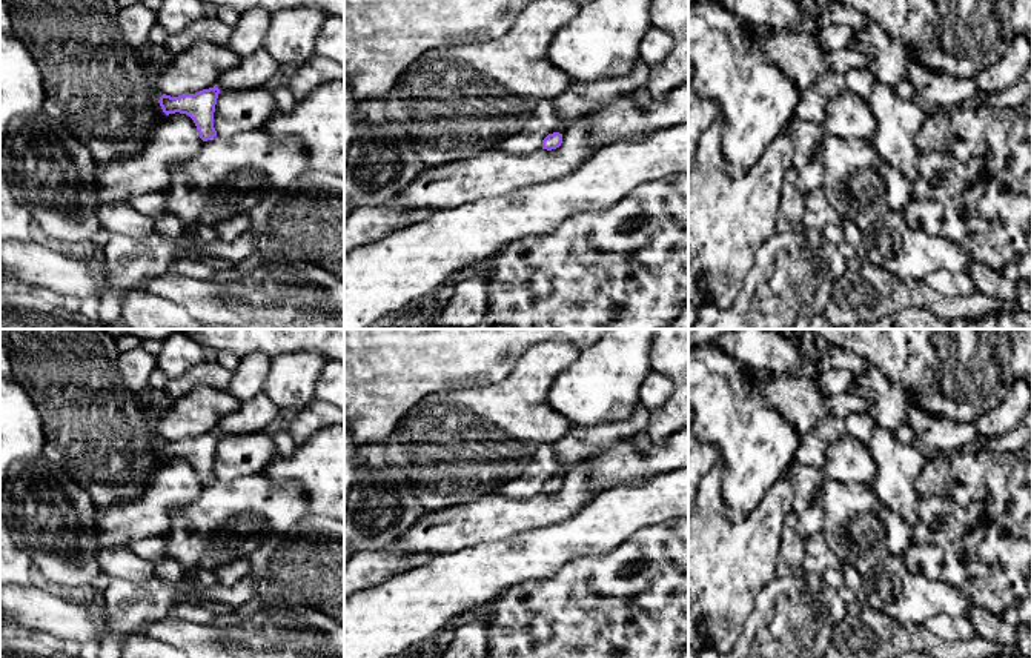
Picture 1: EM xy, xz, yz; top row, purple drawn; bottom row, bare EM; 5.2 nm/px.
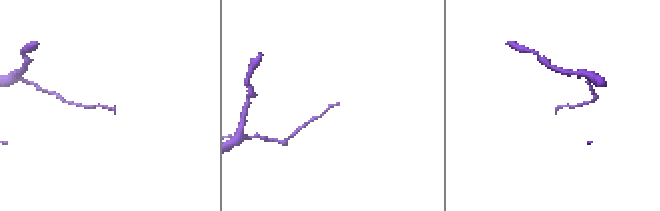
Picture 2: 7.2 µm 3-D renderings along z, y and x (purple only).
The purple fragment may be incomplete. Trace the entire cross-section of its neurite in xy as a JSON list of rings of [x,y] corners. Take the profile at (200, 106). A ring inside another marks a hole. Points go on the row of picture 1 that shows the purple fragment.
[[[217,86],[178,97],[163,94],[158,103],[166,115],[175,112],[189,115],[197,126],[200,138],[207,141],[217,137],[214,112],[218,94],[220,89]]]

